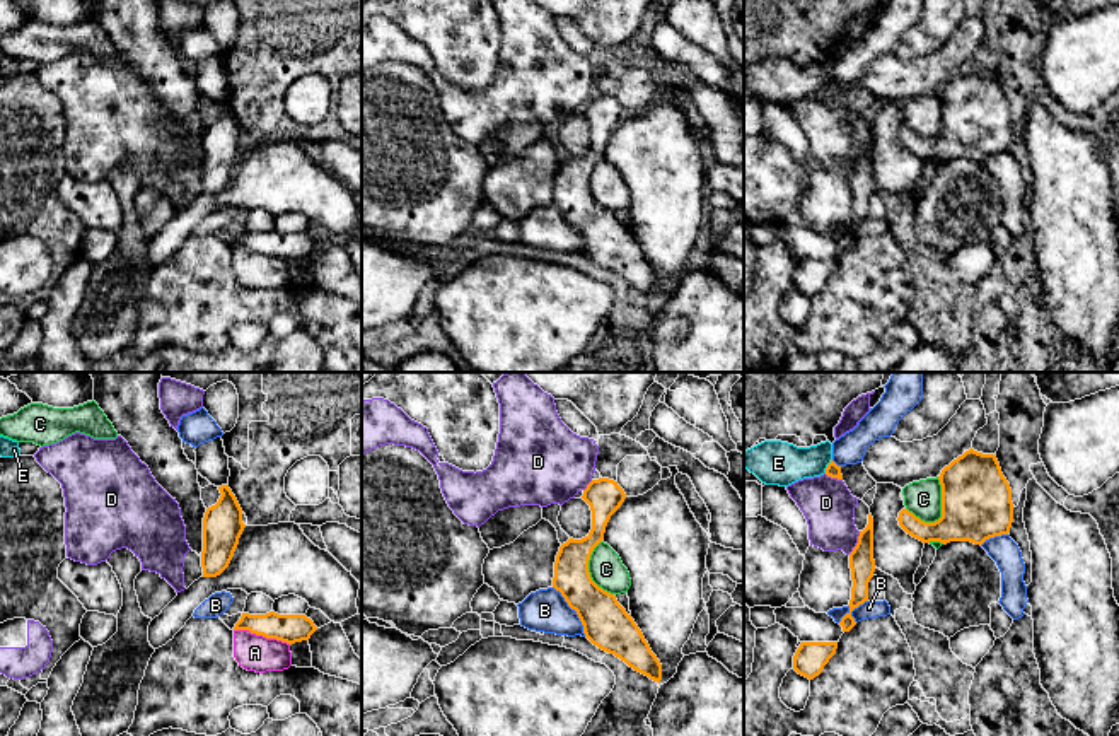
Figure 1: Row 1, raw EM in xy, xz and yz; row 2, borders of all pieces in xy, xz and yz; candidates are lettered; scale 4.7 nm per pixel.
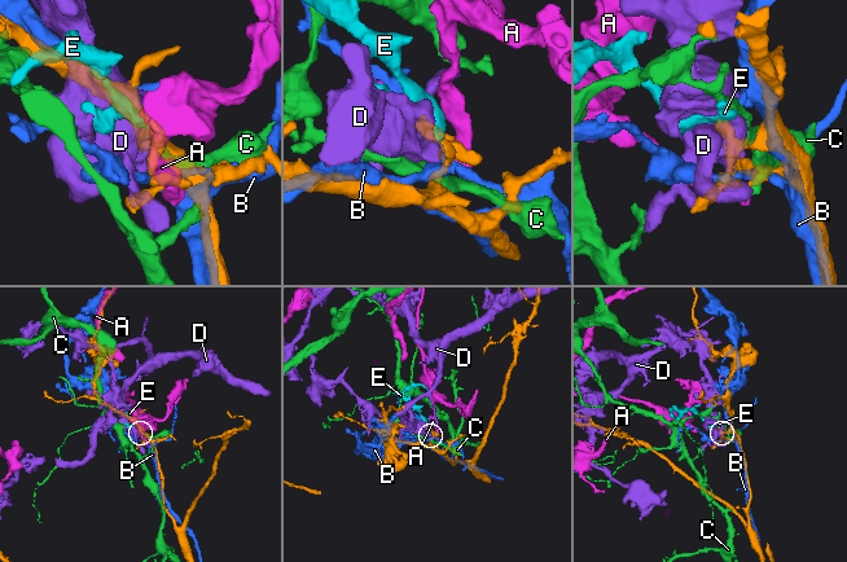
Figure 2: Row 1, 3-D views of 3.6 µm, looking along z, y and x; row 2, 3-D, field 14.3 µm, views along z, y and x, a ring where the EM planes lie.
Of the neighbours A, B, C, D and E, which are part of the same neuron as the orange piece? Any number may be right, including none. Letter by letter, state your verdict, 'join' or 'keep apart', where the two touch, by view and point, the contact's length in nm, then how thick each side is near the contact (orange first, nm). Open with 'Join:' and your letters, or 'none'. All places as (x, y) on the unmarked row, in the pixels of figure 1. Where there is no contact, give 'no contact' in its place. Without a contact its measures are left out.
Join: none
A: keep apart; meets orange in xy at (263, 253); contact 280 nm long; 140 nm thick on the orange side, 180 nm on the other
B: keep apart; meets orange in xz at (575, 227); contact 280 nm long; 220 nm thick on the orange side, 200 nm on the other
C: keep apart; meets orange in yz at (942, 122); contact 240 nm long; 340 nm thick on the orange side, 170 nm on the other
D: keep apart; meets orange in yz at (857, 161); contact 130 nm long; 120 nm thick on the orange side, 240 nm on the other
E: keep apart; meets orange in yz at (828, 82); contact 80 nm long; 70 nm thick on the orange side, 200 nm on the other

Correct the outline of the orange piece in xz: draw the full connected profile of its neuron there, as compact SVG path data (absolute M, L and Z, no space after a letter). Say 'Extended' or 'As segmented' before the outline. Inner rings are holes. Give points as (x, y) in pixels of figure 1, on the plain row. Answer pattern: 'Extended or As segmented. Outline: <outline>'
As segmented. Outline: M599 96L587 102L582 116L590 123L592 147L585 155L570 155L560 164L553 205L577 229L583 251L594 263L660 301L662 282L641 248L617 220L616 213L599 205L588 190L590 172L604 157L606 143L624 120L626 111L617 99Z

